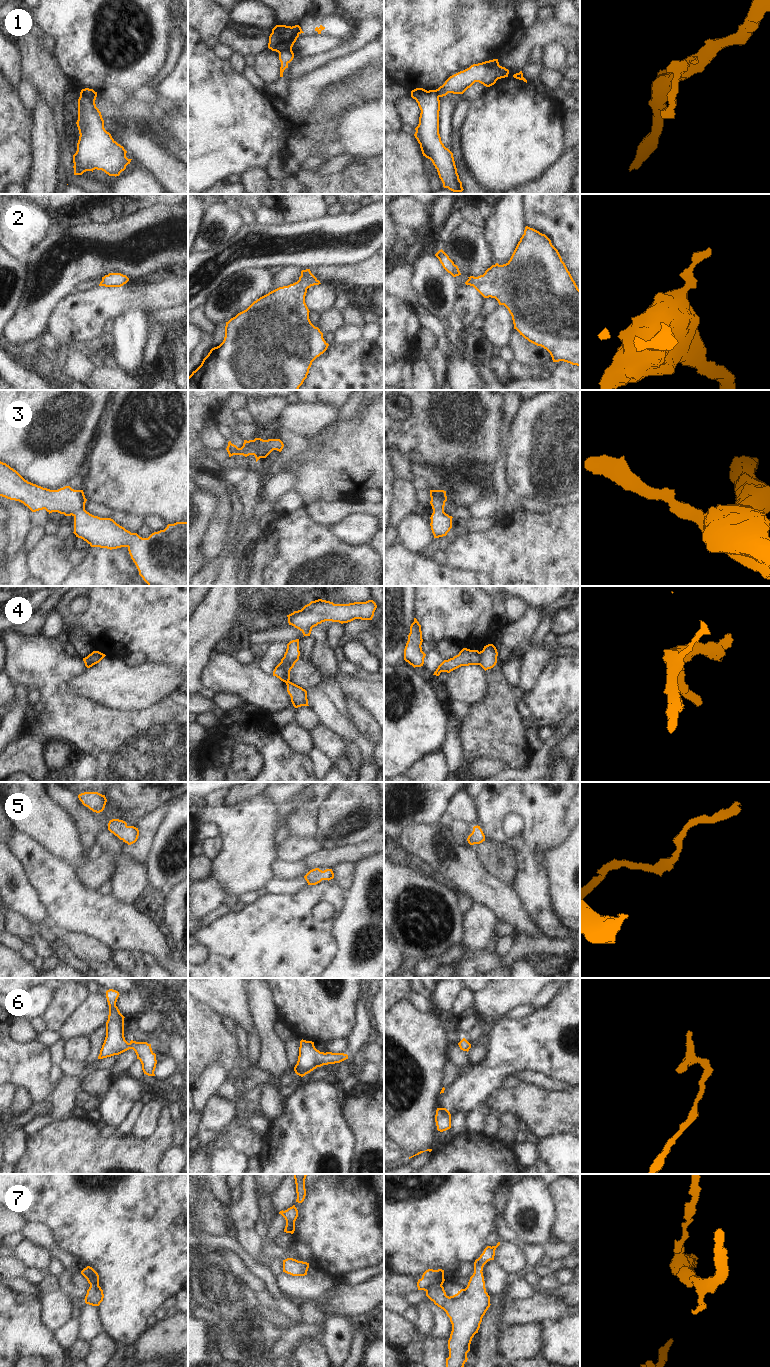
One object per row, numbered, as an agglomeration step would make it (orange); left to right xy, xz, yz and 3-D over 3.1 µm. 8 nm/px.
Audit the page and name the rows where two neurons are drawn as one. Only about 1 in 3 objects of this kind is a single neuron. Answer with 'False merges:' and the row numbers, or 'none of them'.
False merges: 1, 4, 7

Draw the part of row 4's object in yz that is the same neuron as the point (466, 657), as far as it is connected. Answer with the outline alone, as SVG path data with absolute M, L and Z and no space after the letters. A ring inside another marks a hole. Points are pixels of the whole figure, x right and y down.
M463 648L458 655L448 660L444 660L438 666L433 675L439 676L441 672L450 673L451 671L461 666L479 665L479 664L480 664L479 651Z

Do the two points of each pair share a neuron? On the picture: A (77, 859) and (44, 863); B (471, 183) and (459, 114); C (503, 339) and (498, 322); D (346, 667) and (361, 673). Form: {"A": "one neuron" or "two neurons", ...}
{"A": "two neurons", "B": "one neuron", "C": "one neuron", "D": "one neuron"}

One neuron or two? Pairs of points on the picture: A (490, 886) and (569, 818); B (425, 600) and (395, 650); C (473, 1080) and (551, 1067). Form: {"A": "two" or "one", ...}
{"A": "two", "B": "two", "C": "one"}

